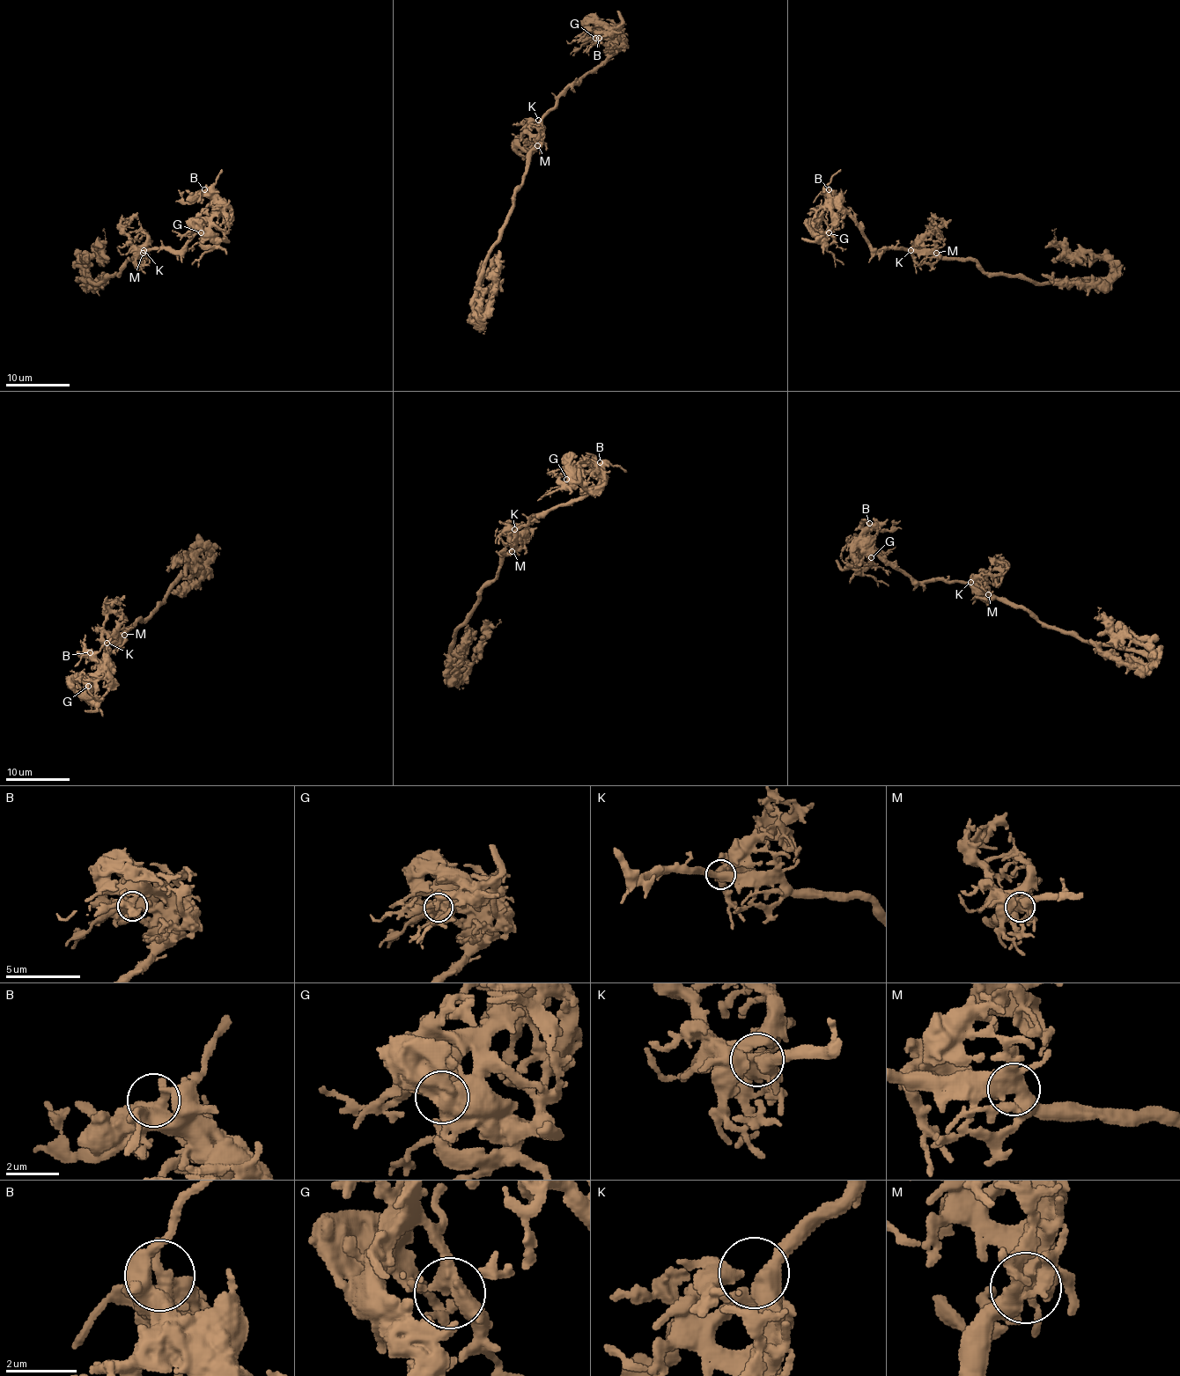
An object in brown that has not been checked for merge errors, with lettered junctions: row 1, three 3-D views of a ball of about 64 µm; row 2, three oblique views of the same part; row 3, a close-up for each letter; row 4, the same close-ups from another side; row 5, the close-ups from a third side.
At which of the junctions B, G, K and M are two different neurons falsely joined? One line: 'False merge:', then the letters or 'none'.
False merge: none

